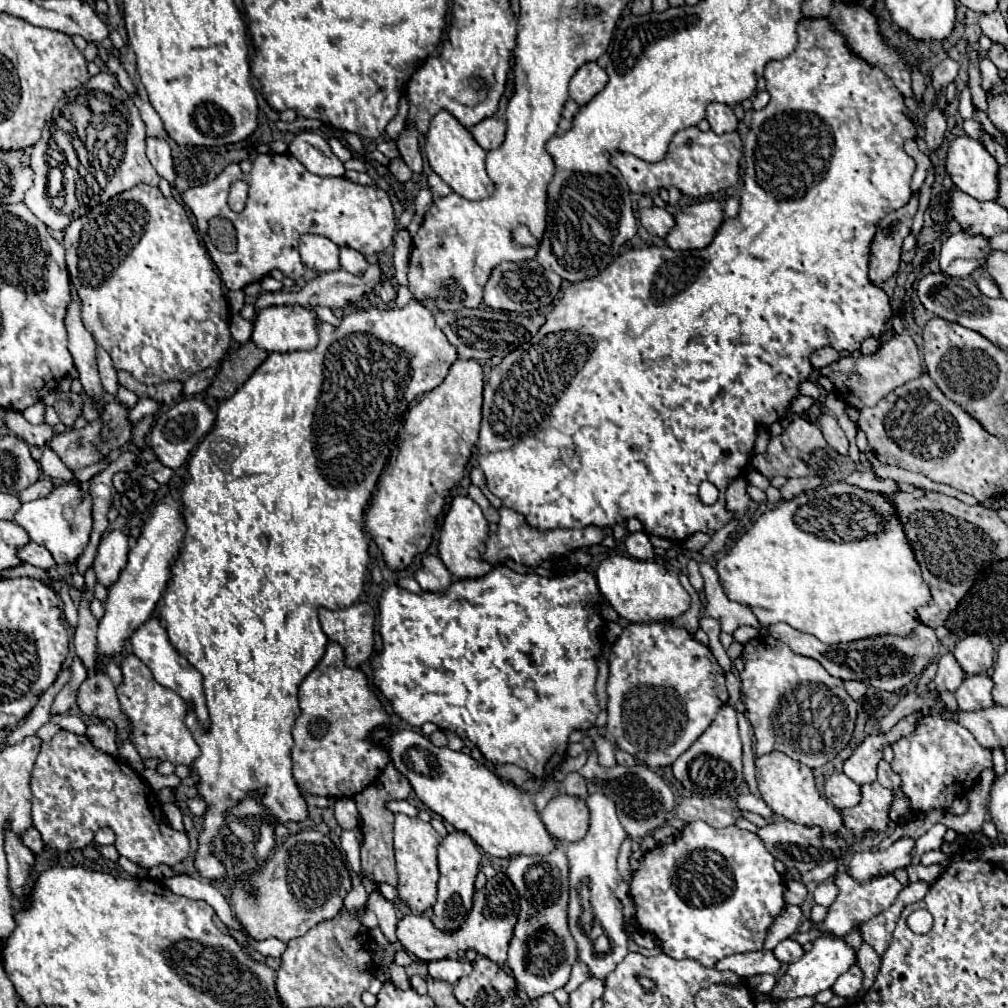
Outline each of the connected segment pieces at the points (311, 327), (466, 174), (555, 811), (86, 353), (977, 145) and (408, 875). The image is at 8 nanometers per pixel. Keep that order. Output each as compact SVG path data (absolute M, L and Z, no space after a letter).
M270 306L260 310L256 322L252 340L258 348L264 348L268 352L296 352L296 350L314 350L318 344L318 326L320 320L314 310L308 310L304 306Z
M440 110L432 122L430 130L426 134L426 156L432 170L460 196L468 200L484 200L494 194L494 182L488 178L484 168L486 150L480 148L472 134L446 110Z
M558 794L542 810L542 822L560 844L578 842L586 836L590 826L586 800L572 794Z
M72 302L68 306L68 314L66 314L66 330L68 330L68 350L74 358L74 366L78 370L78 380L82 382L84 392L98 402L98 412L102 414L102 384L100 384L100 376L98 376L98 368L96 368L96 342L92 338L92 334L84 328L82 318L80 318L80 302Z
M960 136L950 142L946 172L958 190L976 200L998 198L998 162L990 156L980 140Z
M396 814L394 822L394 850L396 850L396 868L400 872L398 892L404 904L408 904L414 912L422 912L436 902L436 886L438 886L438 860L436 848L442 836L432 828L430 822L422 822L418 816L410 818L406 814Z

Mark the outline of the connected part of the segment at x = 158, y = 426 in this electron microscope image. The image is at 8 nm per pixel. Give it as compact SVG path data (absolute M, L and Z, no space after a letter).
M202 398L182 400L178 404L174 404L172 408L164 408L156 414L156 422L154 422L154 428L152 428L152 434L150 434L150 446L154 448L154 452L158 454L158 460L164 466L176 470L186 462L190 452L212 430L214 420L216 420L216 416L214 416L212 408L206 404L206 400L202 400Z

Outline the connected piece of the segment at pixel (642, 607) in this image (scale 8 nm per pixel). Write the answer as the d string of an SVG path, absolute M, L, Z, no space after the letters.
M610 556L596 570L598 588L610 606L630 622L662 622L682 616L690 608L690 596L682 588L678 574L658 562L630 560L628 556Z

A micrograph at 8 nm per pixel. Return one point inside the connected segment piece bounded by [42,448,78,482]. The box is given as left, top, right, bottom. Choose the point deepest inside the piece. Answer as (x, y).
(53, 466)

